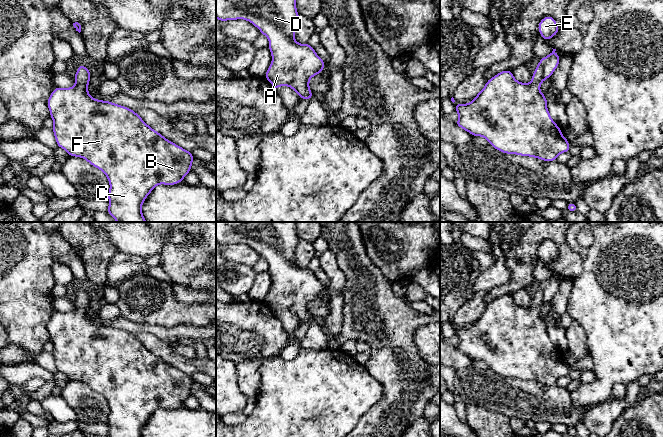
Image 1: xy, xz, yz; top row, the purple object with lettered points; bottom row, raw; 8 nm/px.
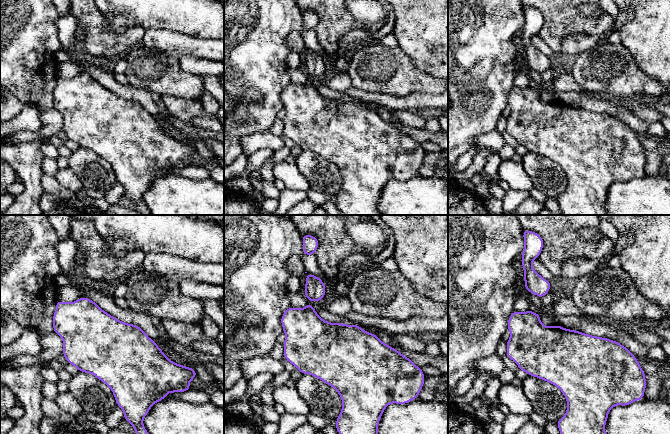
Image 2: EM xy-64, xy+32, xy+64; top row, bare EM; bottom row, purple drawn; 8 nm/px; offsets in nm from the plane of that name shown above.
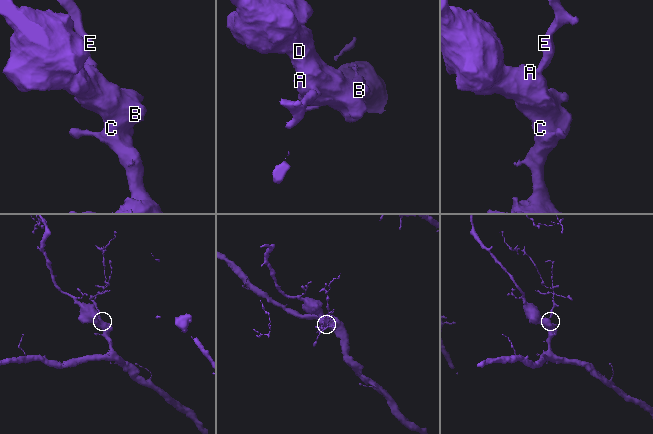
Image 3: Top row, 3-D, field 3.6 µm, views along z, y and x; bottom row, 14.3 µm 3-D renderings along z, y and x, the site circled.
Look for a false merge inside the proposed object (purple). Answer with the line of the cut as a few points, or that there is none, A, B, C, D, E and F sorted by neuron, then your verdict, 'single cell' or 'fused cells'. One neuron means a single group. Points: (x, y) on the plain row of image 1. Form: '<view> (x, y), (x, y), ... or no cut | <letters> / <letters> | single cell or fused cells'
no cut | A B C D E F | single cell

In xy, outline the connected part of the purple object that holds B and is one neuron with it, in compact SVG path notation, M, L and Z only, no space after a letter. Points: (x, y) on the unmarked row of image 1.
M80 288L74 300L76 308L70 312L56 311L47 324L50 341L54 345L52 354L57 370L63 372L68 380L84 382L107 400L110 408L107 437L142 437L142 428L151 415L159 408L180 407L191 395L194 381L190 375L152 353L134 334L110 325L92 322L88 315L90 301L88 292Z

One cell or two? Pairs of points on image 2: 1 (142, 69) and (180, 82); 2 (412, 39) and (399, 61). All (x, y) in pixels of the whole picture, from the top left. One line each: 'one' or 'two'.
1: one
2: two

